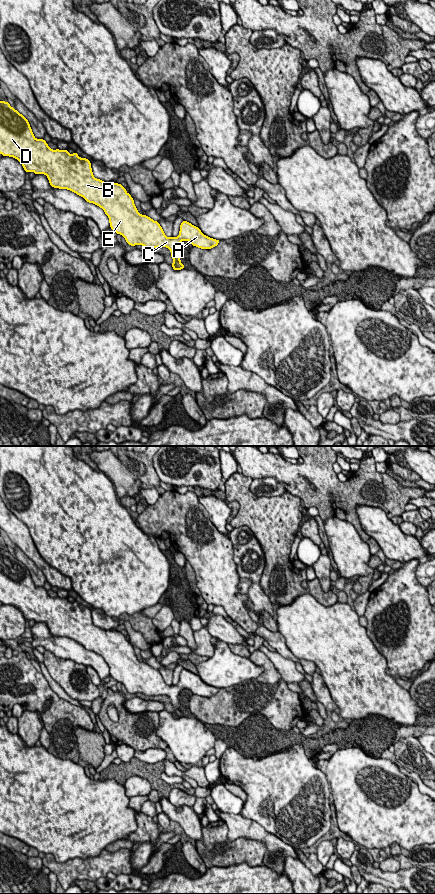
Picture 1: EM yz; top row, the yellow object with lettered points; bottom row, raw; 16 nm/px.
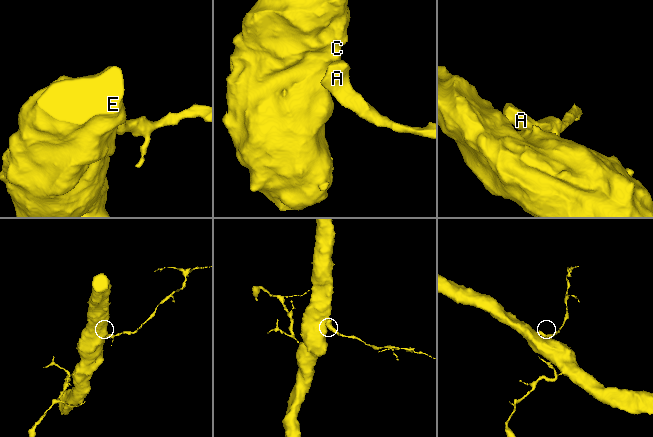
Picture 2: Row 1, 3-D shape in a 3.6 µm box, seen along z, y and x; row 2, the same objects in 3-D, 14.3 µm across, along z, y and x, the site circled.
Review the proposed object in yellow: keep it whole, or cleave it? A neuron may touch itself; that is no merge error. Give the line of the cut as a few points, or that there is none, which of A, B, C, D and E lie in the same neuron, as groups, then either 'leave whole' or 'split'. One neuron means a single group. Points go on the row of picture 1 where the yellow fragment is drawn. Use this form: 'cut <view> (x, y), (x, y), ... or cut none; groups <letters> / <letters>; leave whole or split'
cut none; groups A B C D E; leave whole

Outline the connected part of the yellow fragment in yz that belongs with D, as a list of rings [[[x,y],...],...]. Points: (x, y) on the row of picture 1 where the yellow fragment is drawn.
[[[0,101],[0,154],[17,159],[25,172],[45,174],[52,187],[70,190],[83,197],[85,201],[102,208],[109,218],[110,228],[122,235],[130,246],[168,248],[174,261],[172,267],[176,271],[185,268],[181,263],[178,251],[182,241],[190,241],[193,246],[201,249],[211,249],[220,242],[220,240],[204,235],[198,227],[185,220],[181,223],[179,235],[176,238],[167,237],[159,222],[138,212],[133,198],[126,192],[122,184],[104,182],[95,178],[88,159],[80,158],[76,152],[69,154],[67,149],[53,150],[44,139],[36,139],[28,120],[5,101]]]

